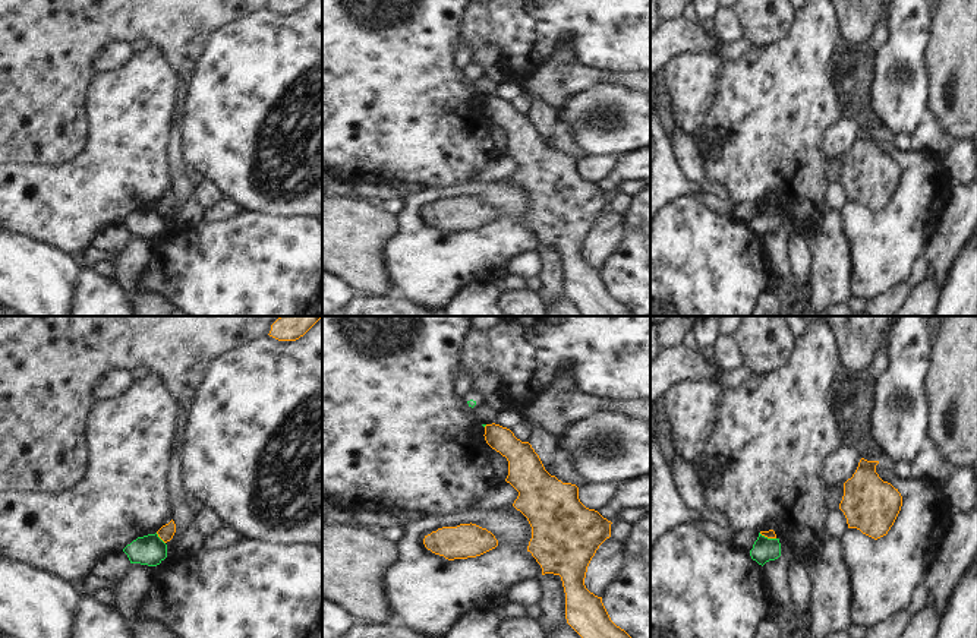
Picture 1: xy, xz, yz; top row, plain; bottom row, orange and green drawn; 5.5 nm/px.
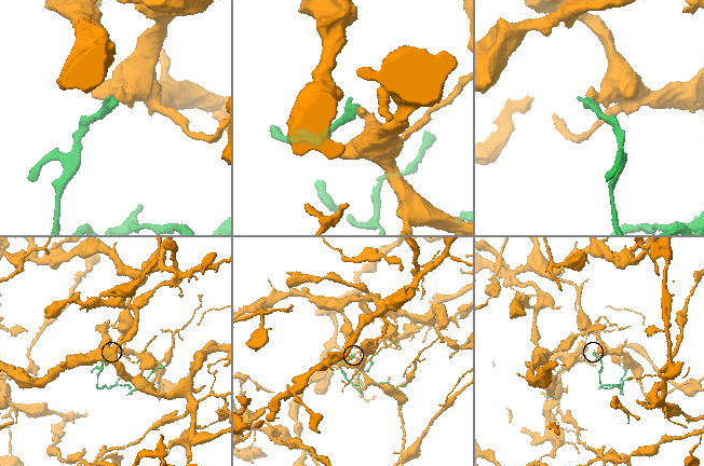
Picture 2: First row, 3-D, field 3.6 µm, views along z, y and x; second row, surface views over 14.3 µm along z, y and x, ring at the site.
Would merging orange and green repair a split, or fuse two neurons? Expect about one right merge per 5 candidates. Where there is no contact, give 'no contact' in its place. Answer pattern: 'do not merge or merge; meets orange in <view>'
do not merge; meets orange in xy

